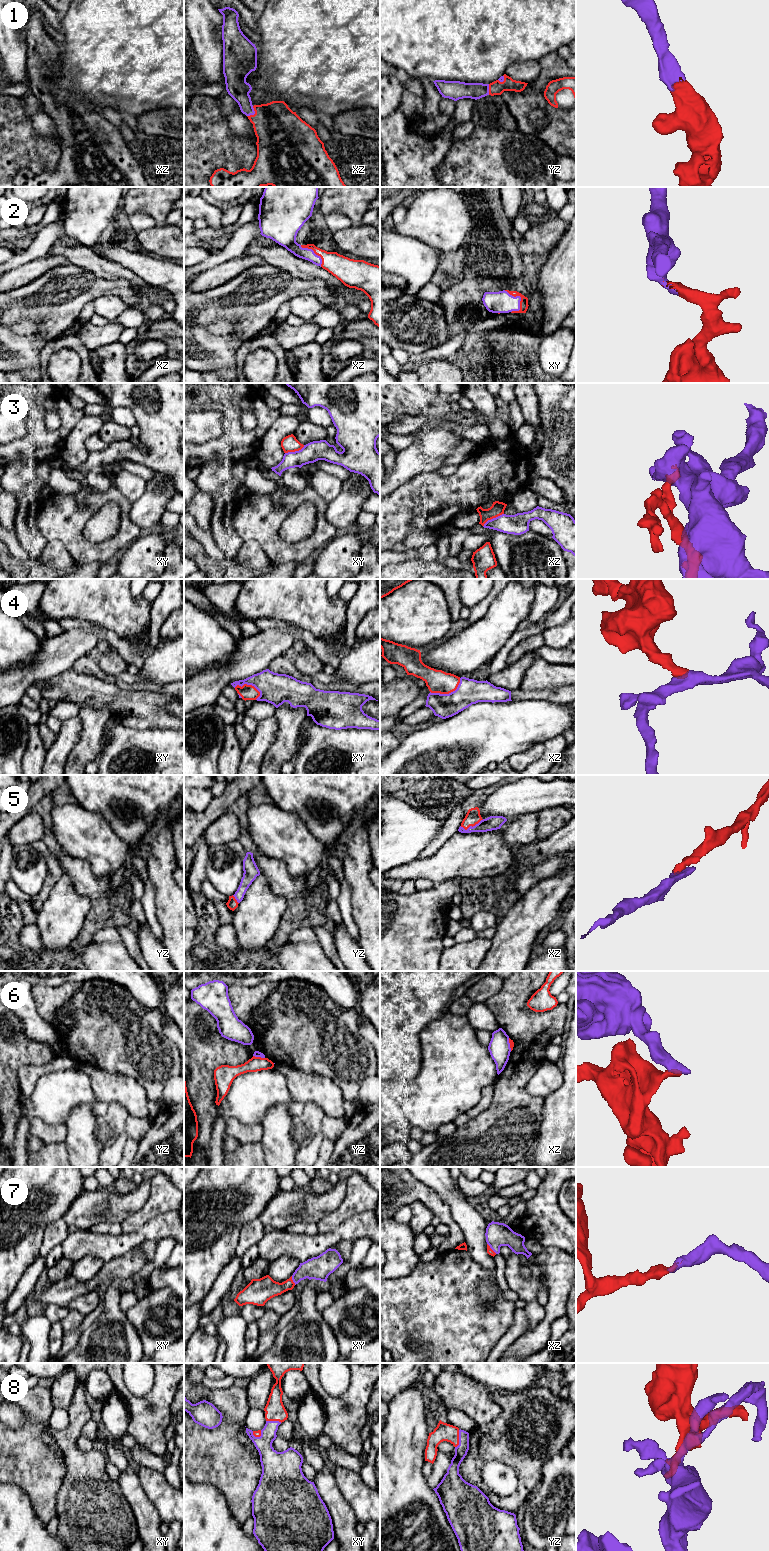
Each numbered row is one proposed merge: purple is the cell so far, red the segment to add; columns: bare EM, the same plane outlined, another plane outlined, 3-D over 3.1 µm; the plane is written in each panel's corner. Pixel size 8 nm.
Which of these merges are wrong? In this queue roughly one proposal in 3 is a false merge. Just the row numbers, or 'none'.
3, 6

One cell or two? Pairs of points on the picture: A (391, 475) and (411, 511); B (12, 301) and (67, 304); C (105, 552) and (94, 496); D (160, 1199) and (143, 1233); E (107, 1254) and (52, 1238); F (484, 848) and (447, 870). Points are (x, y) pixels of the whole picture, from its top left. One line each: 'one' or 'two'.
A: two
B: one
C: one
D: two
E: two
F: one

